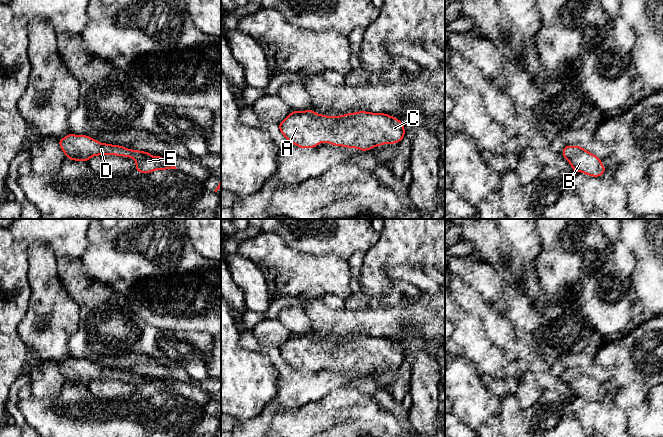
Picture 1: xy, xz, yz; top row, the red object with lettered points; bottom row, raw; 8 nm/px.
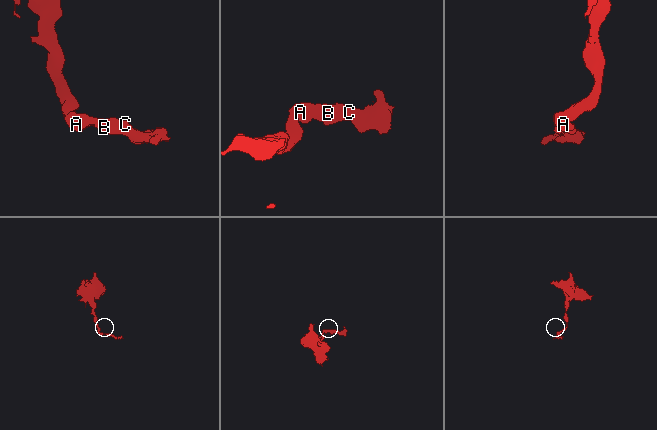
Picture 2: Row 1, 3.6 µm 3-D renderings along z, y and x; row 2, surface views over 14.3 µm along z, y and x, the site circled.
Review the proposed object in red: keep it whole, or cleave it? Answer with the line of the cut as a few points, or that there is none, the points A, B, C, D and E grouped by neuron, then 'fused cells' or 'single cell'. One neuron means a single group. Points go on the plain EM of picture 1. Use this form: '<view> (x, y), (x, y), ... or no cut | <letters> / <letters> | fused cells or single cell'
no cut | A B C D E | single cell

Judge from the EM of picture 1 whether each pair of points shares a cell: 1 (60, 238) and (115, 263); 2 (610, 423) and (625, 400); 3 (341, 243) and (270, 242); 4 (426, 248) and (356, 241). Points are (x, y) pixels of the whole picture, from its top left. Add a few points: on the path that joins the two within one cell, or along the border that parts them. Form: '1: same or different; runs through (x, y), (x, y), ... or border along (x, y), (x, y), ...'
1: different; border along (88, 229), (89, 246), (79, 258)
2: different; border along (614, 402), (623, 411)
3: different; border along (263, 231), (276, 233), (286, 244), (305, 253)
4: different; border along (381, 233), (377, 242)

